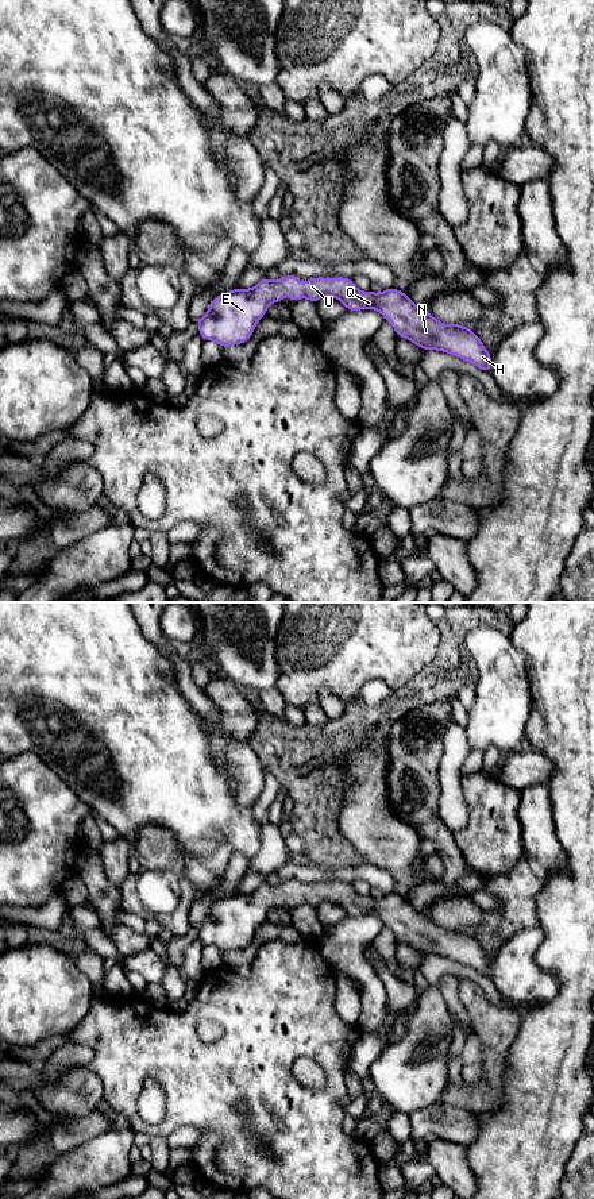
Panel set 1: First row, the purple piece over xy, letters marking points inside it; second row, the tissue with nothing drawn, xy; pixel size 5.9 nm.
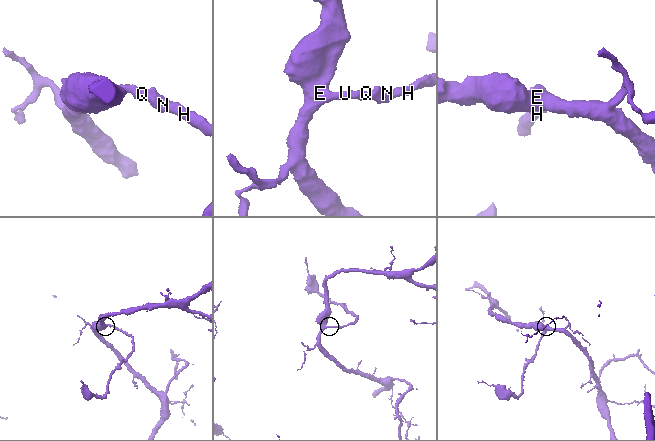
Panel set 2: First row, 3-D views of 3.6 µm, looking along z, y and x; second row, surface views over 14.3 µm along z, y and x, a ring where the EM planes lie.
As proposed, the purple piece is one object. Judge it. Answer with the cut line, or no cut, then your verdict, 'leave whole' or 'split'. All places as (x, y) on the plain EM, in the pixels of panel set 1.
no cut | leave whole

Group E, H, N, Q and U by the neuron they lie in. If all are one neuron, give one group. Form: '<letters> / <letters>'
E H N Q U

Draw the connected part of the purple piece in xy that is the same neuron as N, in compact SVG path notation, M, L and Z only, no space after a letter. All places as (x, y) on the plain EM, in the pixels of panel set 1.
M284 880L278 886L263 883L250 894L235 892L211 906L207 918L197 924L198 938L223 953L243 949L252 941L267 913L273 907L284 907L286 899L292 901L292 909L300 903L317 907L329 901L338 903L347 915L377 914L398 942L410 945L424 956L451 959L490 979L491 957L470 932L441 928L400 894L363 897L346 882L308 883L301 890L297 880Z

